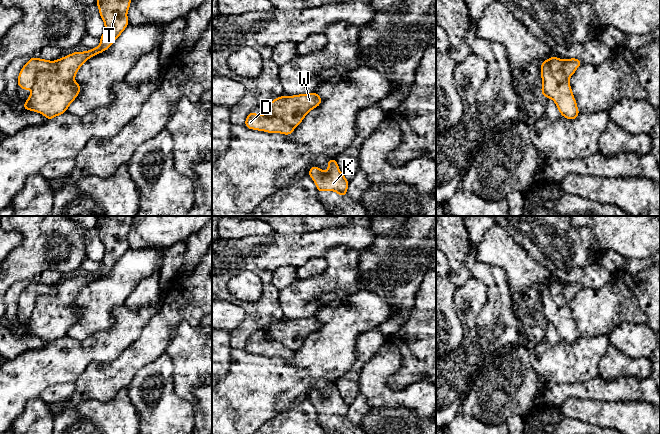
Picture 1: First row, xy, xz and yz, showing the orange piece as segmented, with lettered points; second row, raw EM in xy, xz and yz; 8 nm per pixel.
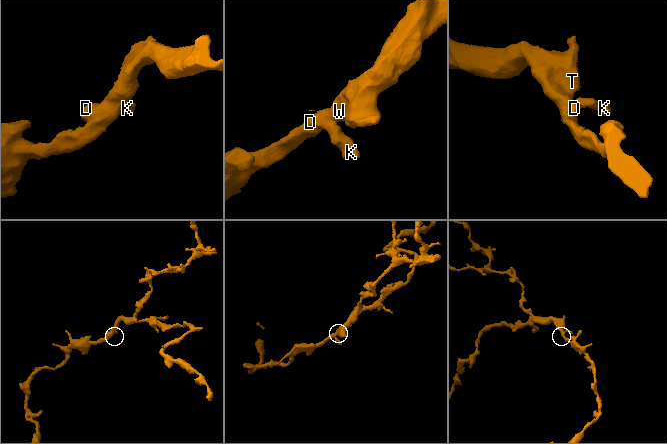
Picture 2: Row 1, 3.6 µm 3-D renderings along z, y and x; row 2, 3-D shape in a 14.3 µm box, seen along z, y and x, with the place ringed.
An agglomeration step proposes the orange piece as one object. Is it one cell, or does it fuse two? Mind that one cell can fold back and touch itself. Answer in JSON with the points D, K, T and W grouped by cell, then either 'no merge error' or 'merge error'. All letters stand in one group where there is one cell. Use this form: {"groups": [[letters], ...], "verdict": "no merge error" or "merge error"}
{"groups": [["D", "K"], ["T", "W"]], "verdict": "merge error"}

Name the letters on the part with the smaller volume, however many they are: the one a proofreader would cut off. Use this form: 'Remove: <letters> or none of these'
Remove: D, K

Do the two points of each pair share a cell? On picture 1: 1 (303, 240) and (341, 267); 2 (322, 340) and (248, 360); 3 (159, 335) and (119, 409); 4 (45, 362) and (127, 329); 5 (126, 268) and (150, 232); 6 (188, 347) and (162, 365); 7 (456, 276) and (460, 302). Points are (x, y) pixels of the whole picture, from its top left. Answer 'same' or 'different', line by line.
1: different
2: same
3: different
4: same
5: different
6: different
7: different

